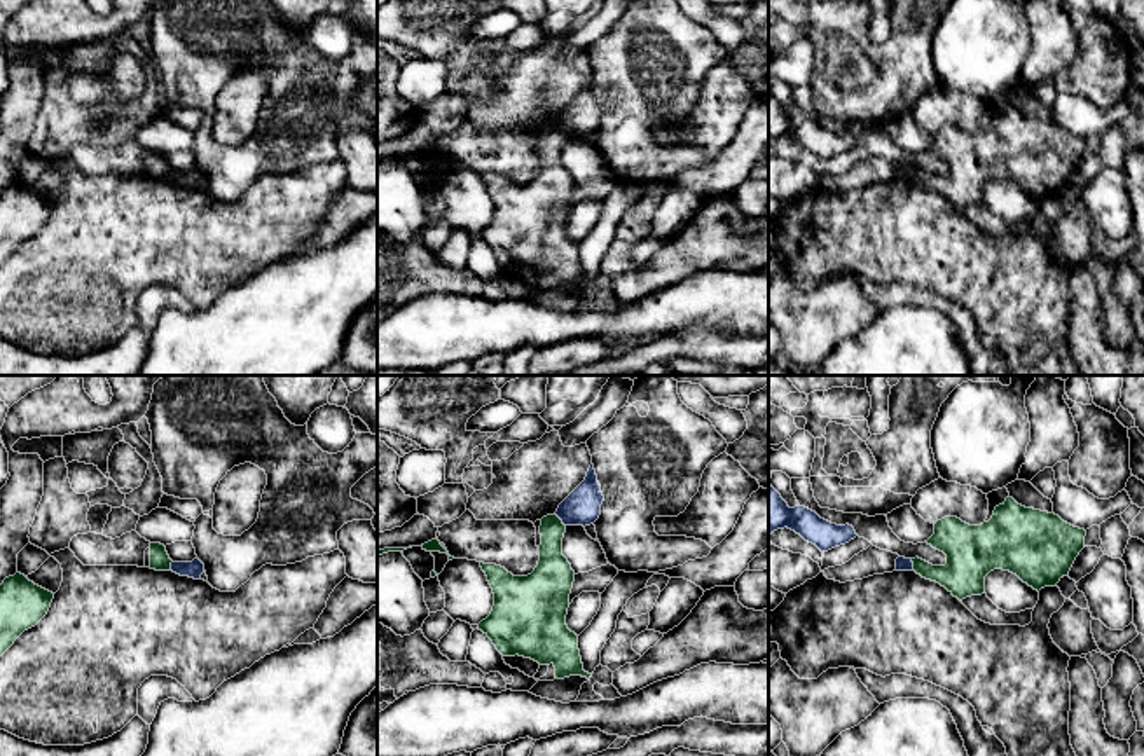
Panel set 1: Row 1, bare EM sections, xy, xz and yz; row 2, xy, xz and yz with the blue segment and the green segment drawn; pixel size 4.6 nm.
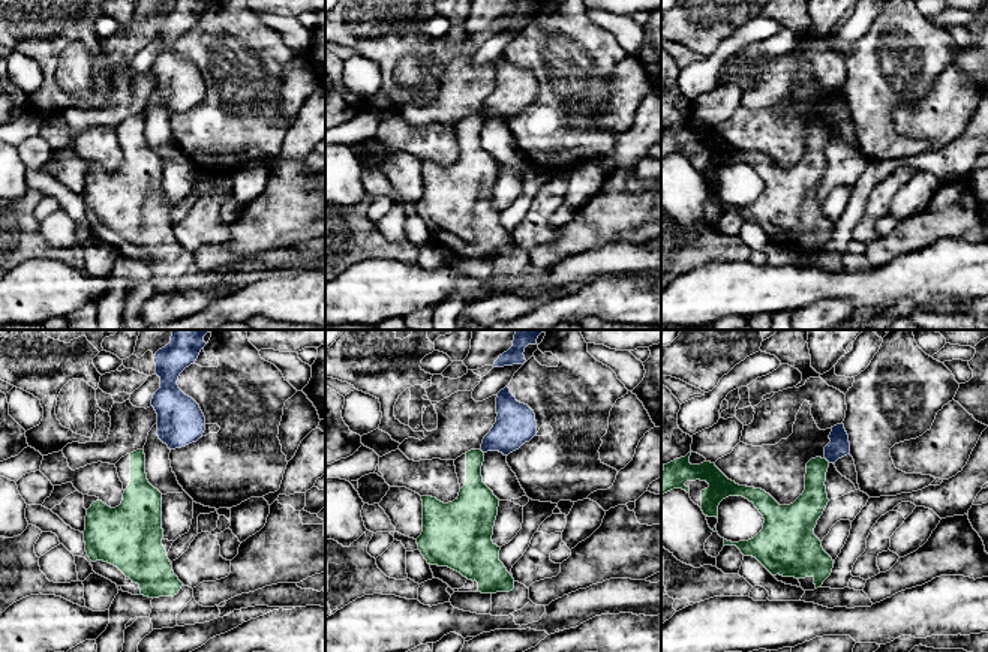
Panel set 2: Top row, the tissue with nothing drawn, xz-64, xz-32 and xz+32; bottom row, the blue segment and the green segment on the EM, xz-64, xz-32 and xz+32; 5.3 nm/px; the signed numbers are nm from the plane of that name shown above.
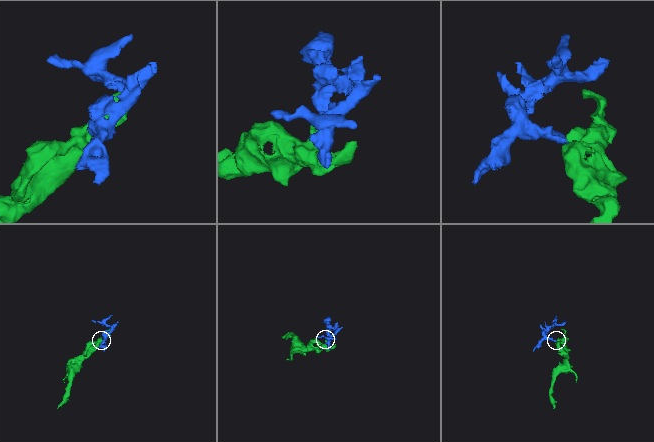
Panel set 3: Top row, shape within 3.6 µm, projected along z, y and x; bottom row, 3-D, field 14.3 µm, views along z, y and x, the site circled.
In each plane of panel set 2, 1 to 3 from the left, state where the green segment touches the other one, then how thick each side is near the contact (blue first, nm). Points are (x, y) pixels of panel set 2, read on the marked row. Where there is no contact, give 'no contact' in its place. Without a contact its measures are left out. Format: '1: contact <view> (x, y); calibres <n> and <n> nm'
1: no contact
2: no contact
3: contact xz+32 (828, 460); calibres 120 and 150 nm

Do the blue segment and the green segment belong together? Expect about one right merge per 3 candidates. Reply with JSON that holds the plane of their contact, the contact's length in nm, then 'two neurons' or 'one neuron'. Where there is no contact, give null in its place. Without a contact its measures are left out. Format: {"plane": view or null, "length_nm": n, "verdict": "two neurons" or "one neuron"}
{"plane": "xz", "length_nm": 80, "verdict": "two neurons"}

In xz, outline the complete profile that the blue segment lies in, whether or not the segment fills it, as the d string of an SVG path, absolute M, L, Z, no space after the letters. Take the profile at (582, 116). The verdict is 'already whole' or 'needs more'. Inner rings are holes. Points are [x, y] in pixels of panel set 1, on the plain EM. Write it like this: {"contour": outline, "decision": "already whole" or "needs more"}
{"contour": "M590 73L585 89L559 113L555 124L564 134L585 136L599 127L603 110L604 105Z", "decision": "already whole"}

